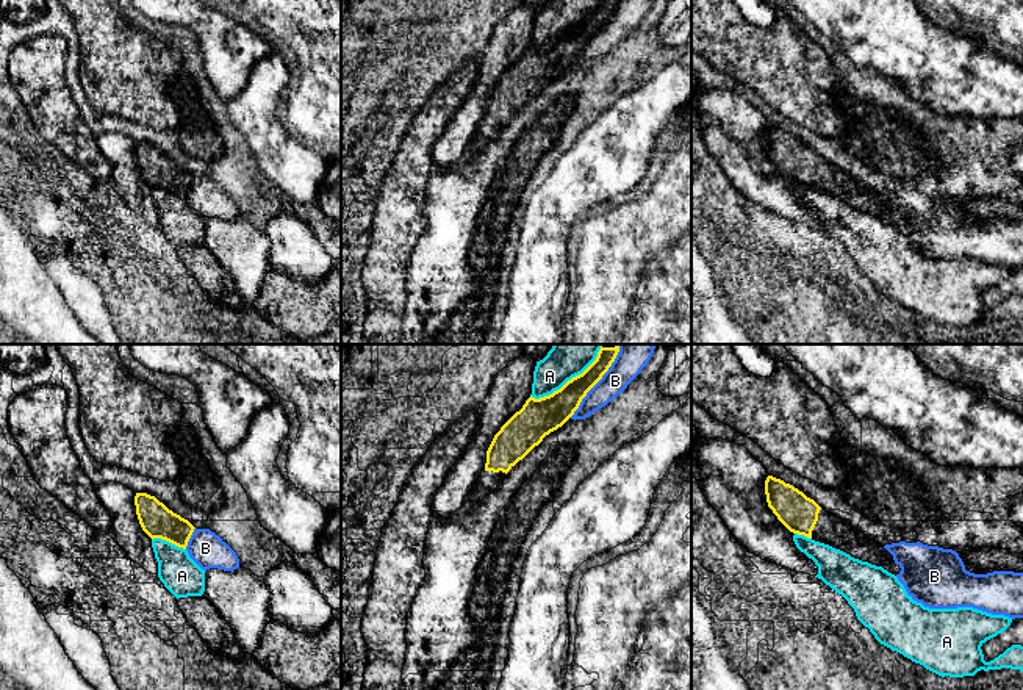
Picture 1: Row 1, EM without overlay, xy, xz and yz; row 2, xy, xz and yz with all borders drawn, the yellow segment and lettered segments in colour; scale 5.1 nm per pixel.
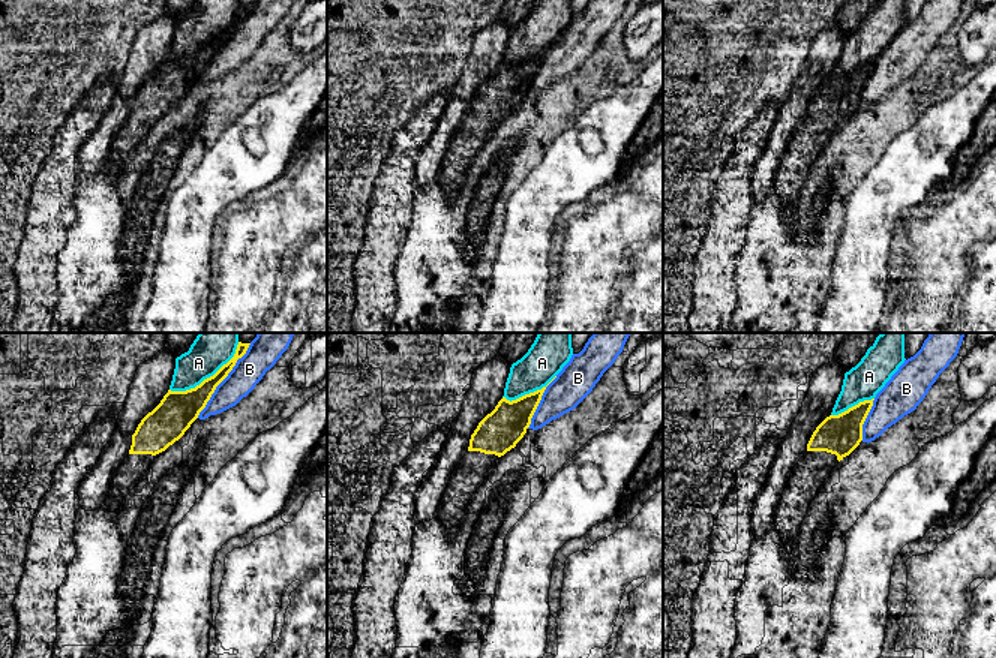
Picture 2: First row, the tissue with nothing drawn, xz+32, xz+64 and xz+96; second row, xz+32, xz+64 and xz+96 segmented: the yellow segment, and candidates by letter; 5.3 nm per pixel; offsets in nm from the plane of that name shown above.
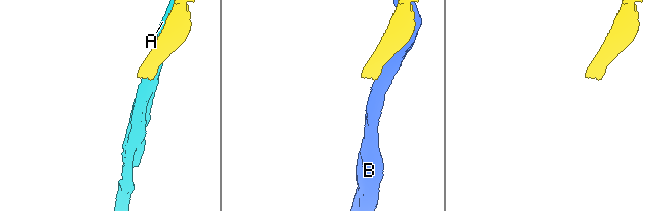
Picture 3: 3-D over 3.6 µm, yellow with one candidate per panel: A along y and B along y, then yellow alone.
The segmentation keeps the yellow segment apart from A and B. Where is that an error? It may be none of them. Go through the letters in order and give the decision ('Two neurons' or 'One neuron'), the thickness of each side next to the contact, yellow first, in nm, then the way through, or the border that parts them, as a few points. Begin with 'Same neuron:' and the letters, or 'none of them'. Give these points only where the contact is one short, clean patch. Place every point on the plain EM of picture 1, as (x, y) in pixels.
Same neuron: none of them
A: Two neurons. Thickness 200 nm (yellow) against 170 nm
B: Two neurons. Thickness 160 nm (yellow) against 150 nm

